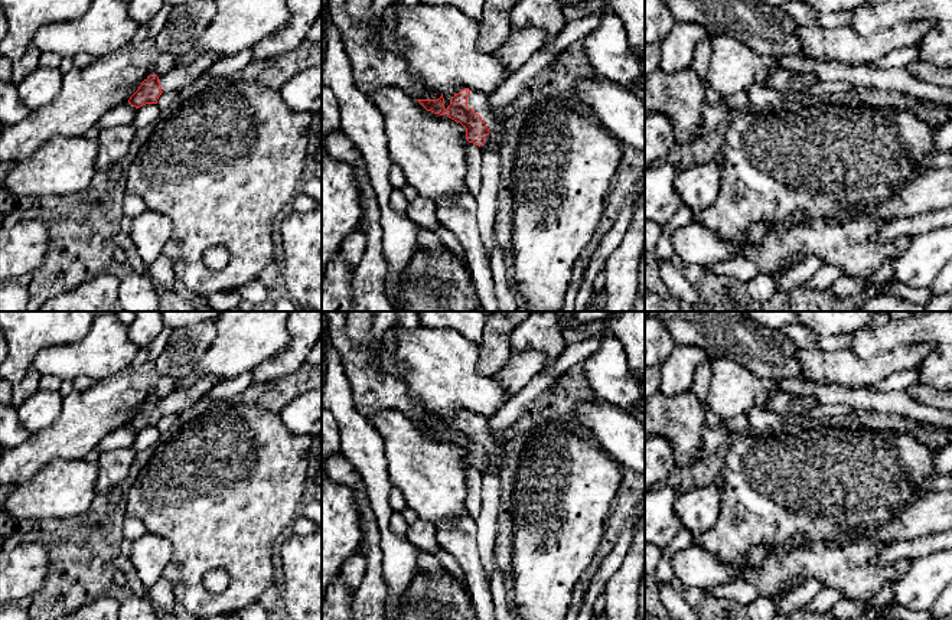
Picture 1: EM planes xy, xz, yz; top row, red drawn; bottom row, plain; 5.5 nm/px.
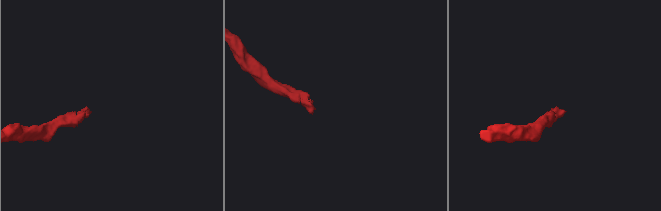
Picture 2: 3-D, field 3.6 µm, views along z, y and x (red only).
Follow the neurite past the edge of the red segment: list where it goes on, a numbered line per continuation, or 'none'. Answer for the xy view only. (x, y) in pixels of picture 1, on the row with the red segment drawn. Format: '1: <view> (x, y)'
1: xy (179, 77)

